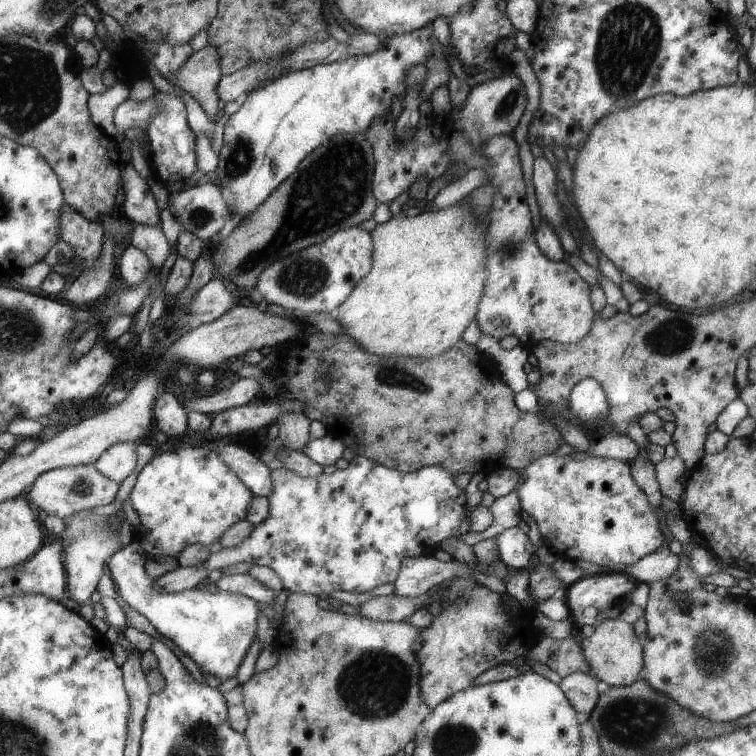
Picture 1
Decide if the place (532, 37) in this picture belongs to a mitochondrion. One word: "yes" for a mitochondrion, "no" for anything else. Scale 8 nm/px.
no

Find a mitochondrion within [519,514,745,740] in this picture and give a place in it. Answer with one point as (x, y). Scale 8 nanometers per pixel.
(713, 647)

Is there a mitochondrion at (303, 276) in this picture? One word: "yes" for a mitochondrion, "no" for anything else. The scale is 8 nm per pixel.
yes

